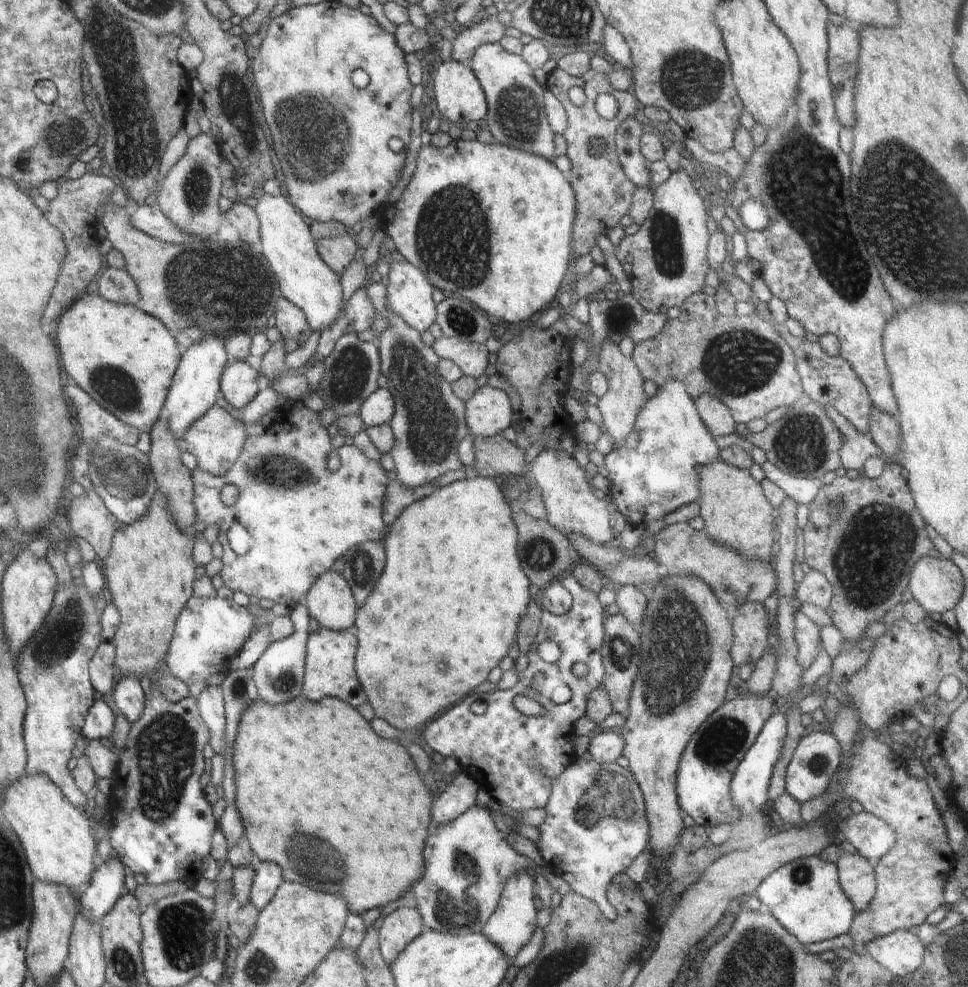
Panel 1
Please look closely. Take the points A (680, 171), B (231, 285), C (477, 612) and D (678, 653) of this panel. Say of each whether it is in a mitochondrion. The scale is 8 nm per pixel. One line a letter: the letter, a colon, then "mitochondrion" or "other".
A: other
B: mitochondrion
C: other
D: mitochondrion

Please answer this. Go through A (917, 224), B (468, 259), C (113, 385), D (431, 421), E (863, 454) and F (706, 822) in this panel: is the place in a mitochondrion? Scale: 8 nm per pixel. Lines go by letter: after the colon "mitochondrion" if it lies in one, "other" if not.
A: mitochondrion
B: mitochondrion
C: mitochondrion
D: mitochondrion
E: other
F: other

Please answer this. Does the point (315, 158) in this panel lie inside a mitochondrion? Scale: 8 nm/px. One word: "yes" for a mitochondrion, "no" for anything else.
yes

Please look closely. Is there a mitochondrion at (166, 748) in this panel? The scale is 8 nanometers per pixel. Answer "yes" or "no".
yes

